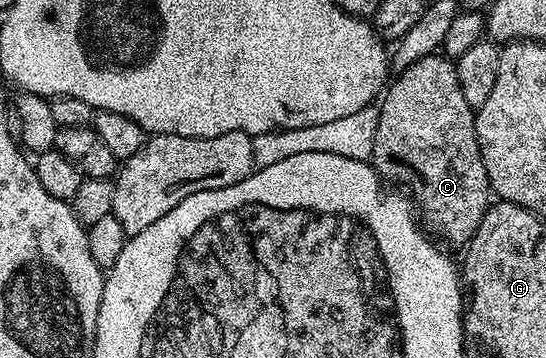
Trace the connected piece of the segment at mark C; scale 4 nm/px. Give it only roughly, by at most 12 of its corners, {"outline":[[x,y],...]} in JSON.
{"outline":[[455,63],[390,80],[371,159],[470,243],[493,192]]}

